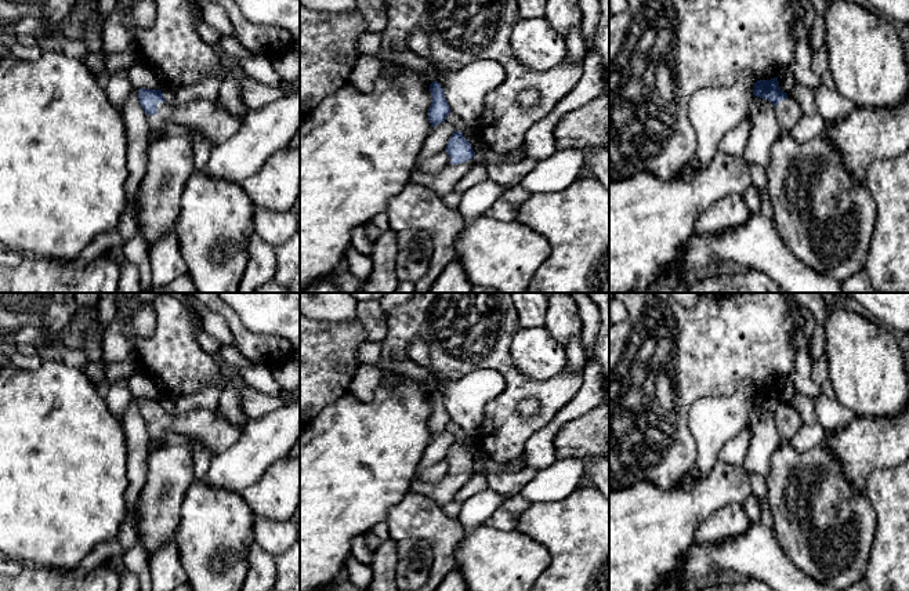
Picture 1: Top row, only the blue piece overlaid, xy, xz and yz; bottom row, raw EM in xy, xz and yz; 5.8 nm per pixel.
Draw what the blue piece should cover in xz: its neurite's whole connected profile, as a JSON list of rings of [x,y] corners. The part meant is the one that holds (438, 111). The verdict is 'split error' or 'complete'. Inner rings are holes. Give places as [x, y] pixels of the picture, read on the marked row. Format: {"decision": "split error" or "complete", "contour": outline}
{"decision": "complete", "contour": [[[435,80],[430,84],[431,106],[428,109],[428,120],[432,127],[443,123],[450,113],[450,108],[443,94],[442,86]]]}

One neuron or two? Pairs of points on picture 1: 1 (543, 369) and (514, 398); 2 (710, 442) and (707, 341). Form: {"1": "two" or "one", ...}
{"1": "two", "2": "two"}

